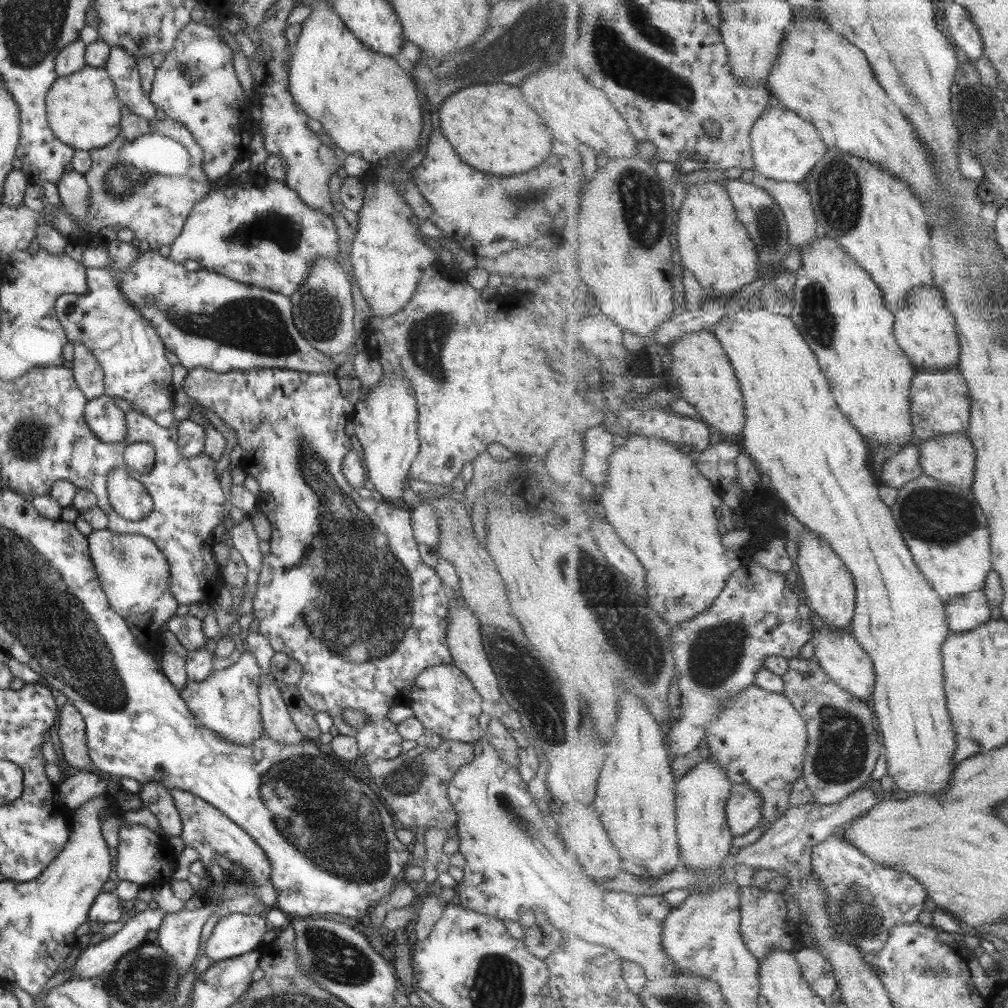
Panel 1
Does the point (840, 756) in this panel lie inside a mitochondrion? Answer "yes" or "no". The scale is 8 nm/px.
yes

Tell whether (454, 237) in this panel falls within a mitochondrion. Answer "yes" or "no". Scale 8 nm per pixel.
no

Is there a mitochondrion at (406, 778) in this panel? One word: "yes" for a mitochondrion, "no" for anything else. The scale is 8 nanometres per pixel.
yes

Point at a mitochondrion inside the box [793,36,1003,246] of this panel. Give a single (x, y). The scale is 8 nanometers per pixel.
(840, 197)

